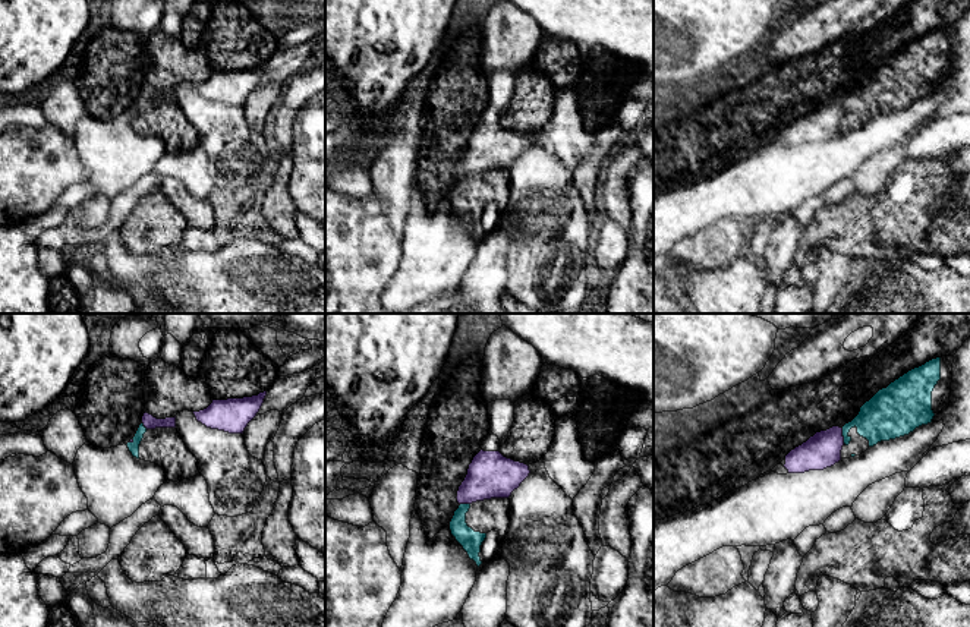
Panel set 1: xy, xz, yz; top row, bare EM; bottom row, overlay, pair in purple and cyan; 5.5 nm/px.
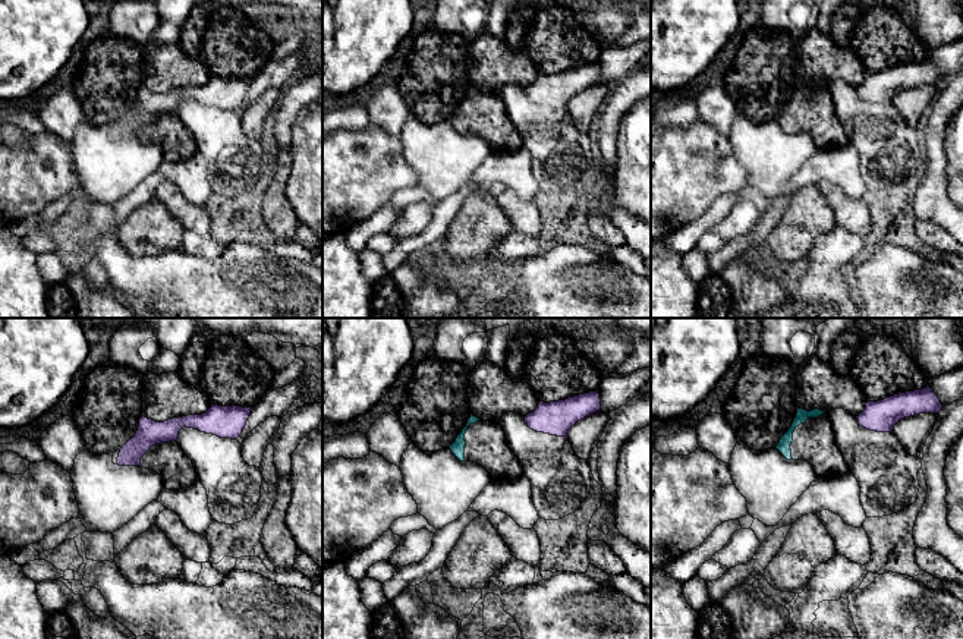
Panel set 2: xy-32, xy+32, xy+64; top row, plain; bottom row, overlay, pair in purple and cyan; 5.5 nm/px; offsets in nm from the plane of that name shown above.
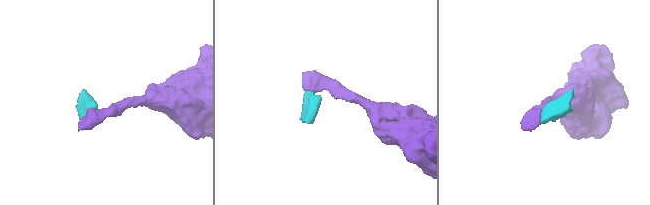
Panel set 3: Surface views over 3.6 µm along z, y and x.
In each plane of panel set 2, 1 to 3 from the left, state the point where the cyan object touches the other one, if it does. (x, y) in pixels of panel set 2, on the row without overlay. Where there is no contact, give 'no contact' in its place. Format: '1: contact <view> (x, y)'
1: no contact
2: no contact
3: no contact

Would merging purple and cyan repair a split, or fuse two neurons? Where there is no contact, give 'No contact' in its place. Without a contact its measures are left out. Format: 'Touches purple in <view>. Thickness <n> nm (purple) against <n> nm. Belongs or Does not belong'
Touches purple in yz. Thickness 200 nm (purple) against 240 nm. Does not belong

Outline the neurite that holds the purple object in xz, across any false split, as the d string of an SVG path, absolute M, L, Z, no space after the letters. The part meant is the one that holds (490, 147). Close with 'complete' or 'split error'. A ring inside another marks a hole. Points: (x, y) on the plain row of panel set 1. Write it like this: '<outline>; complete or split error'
M481 122L472 132L457 163L459 176L508 170L529 148L529 138L504 129L500 123Z; complete

